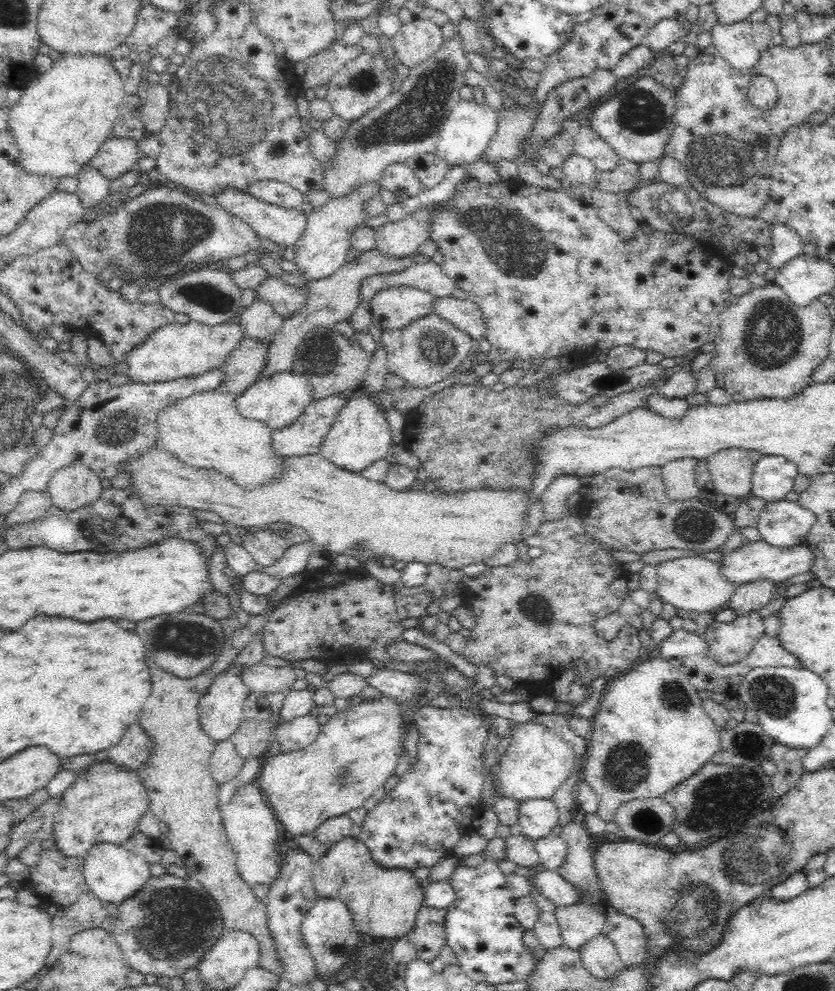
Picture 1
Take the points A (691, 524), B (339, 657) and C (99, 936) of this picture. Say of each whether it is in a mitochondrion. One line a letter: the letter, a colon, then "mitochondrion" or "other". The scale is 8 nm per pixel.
A: mitochondrion
B: other
C: other

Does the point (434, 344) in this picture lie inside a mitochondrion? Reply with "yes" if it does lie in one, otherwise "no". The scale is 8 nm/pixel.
yes

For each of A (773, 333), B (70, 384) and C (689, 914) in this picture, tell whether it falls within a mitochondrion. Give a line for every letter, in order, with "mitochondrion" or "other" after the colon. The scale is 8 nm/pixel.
A: mitochondrion
B: other
C: mitochondrion

